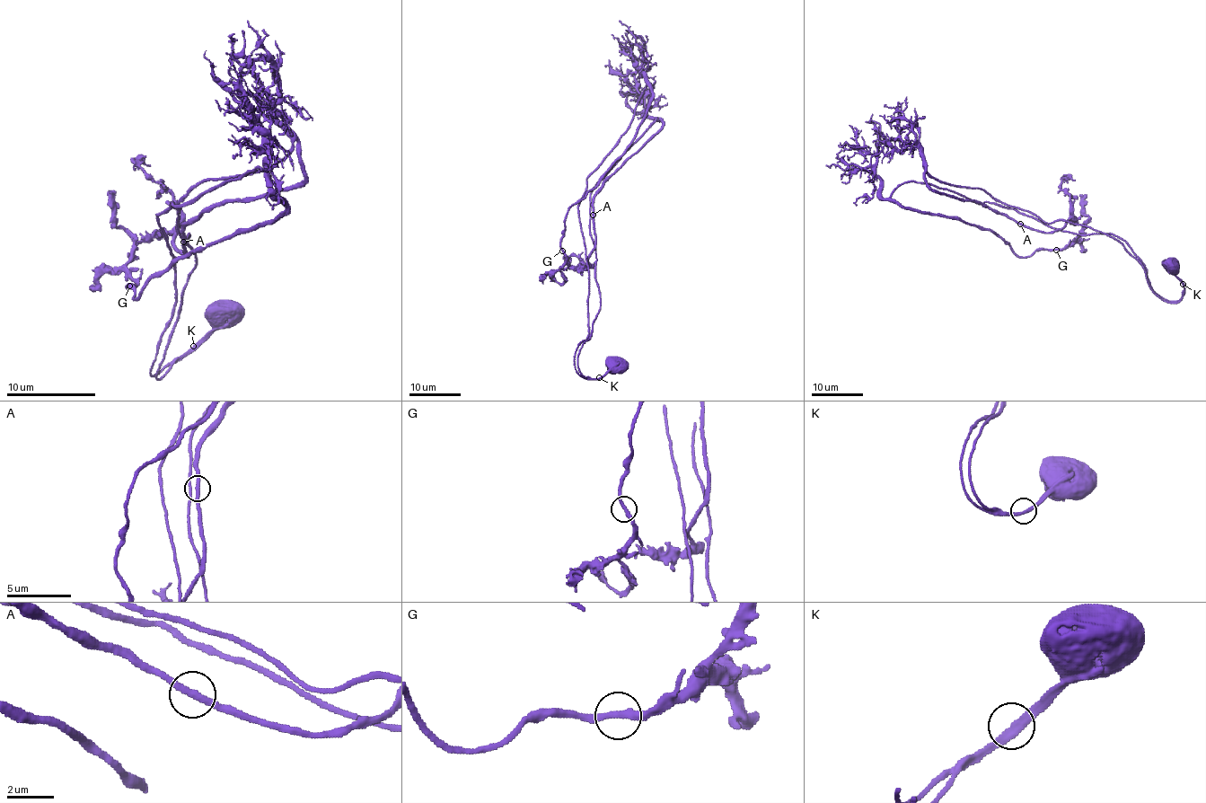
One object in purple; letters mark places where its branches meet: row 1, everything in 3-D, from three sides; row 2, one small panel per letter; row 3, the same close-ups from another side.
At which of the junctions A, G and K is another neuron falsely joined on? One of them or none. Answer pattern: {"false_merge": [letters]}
{"false_merge": ["K"]}

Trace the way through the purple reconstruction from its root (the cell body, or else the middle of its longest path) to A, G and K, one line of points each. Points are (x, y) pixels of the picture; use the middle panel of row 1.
A: (616, 366), (617, 372), (587, 378), (577, 365), (589, 333), (586, 257), (595, 242), (593, 215)
G: (616, 366), (587, 378), (577, 365), (589, 333), (578, 203), (648, 84), (635, 138), (566, 213), (562, 251)
K: (616, 366), (617, 372), (608, 370), (599, 378)

